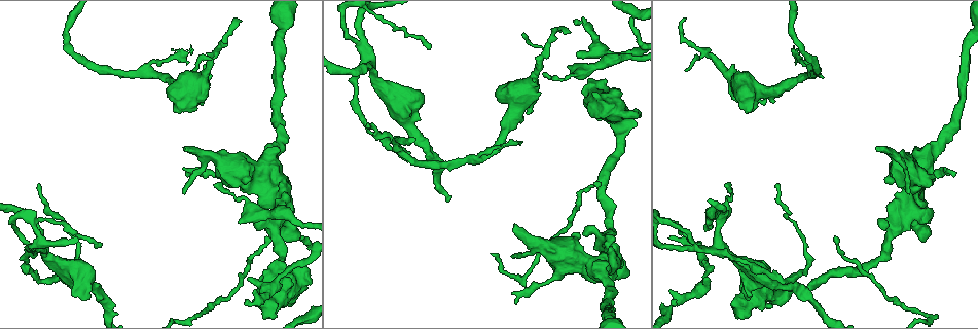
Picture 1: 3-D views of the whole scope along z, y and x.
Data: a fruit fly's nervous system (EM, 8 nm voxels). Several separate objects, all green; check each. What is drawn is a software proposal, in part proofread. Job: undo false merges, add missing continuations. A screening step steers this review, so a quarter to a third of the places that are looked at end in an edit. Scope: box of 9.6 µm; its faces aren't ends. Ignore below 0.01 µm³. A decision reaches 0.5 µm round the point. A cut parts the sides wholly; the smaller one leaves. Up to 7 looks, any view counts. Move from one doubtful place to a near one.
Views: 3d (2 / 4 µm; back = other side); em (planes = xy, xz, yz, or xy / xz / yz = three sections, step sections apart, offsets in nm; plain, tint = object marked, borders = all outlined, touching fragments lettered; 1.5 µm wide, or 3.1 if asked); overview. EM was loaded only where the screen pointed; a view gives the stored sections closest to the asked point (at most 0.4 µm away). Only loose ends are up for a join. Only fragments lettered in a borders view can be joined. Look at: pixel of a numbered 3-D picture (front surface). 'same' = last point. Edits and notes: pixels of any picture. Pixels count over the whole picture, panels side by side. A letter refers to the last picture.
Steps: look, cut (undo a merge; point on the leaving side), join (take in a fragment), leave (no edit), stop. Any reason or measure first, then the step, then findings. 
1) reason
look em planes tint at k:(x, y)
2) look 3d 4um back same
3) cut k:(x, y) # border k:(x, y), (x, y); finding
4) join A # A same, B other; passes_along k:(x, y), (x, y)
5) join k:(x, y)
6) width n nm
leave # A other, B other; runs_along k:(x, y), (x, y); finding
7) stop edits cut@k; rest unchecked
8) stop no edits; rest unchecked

branch stops here
look 3d 2um at 1:(214, 186)

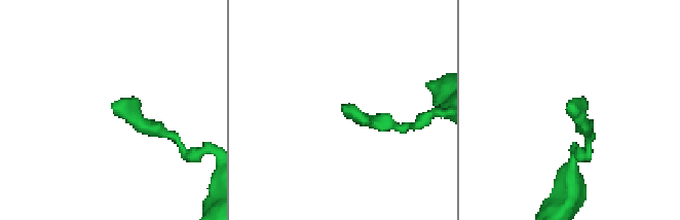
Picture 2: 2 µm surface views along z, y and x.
look em planes plain at 2:(116, 106)

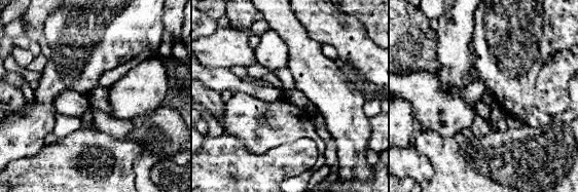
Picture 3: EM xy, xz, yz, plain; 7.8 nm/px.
look em planes borders same

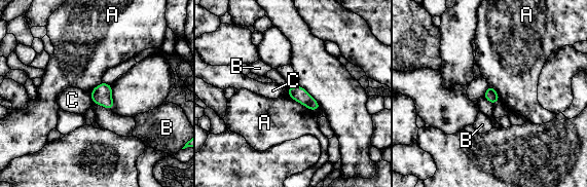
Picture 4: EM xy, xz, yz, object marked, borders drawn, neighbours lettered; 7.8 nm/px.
leave # A other, B other, C other; border 4:(287, 95), (310, 110); none of them fits

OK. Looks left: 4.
stops while still wide
look em xz step 4 borders at 1:(306, 289)

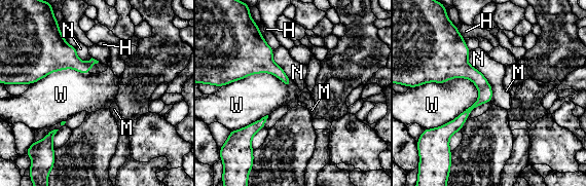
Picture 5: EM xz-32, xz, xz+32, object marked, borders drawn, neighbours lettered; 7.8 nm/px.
look em planes borders same

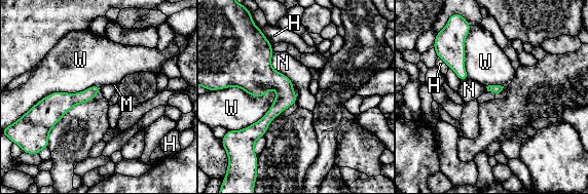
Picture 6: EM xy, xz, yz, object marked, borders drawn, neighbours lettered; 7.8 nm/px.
leave # H other, M other, N other, W other; border 6:(272, 51), (270, 66), (293, 82); no lettered fragment goes on from it

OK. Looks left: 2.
free end
look em yz step 8 tint at 1:(574, 21)

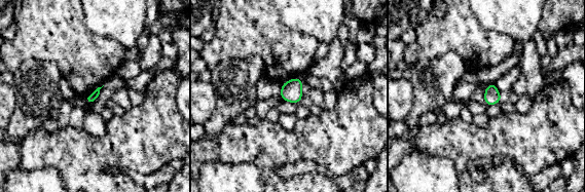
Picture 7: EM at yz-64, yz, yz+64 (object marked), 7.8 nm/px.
cut it another way
look em planes borders same

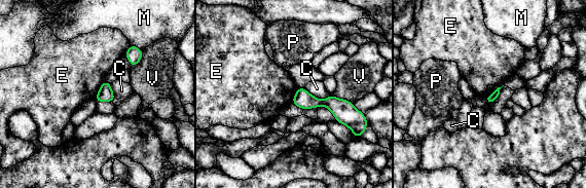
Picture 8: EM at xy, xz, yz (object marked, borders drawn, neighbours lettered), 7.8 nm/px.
leave # C other, E other, M other, P other, V other; none of them fits

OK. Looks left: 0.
stop no edits; rest unchecked

